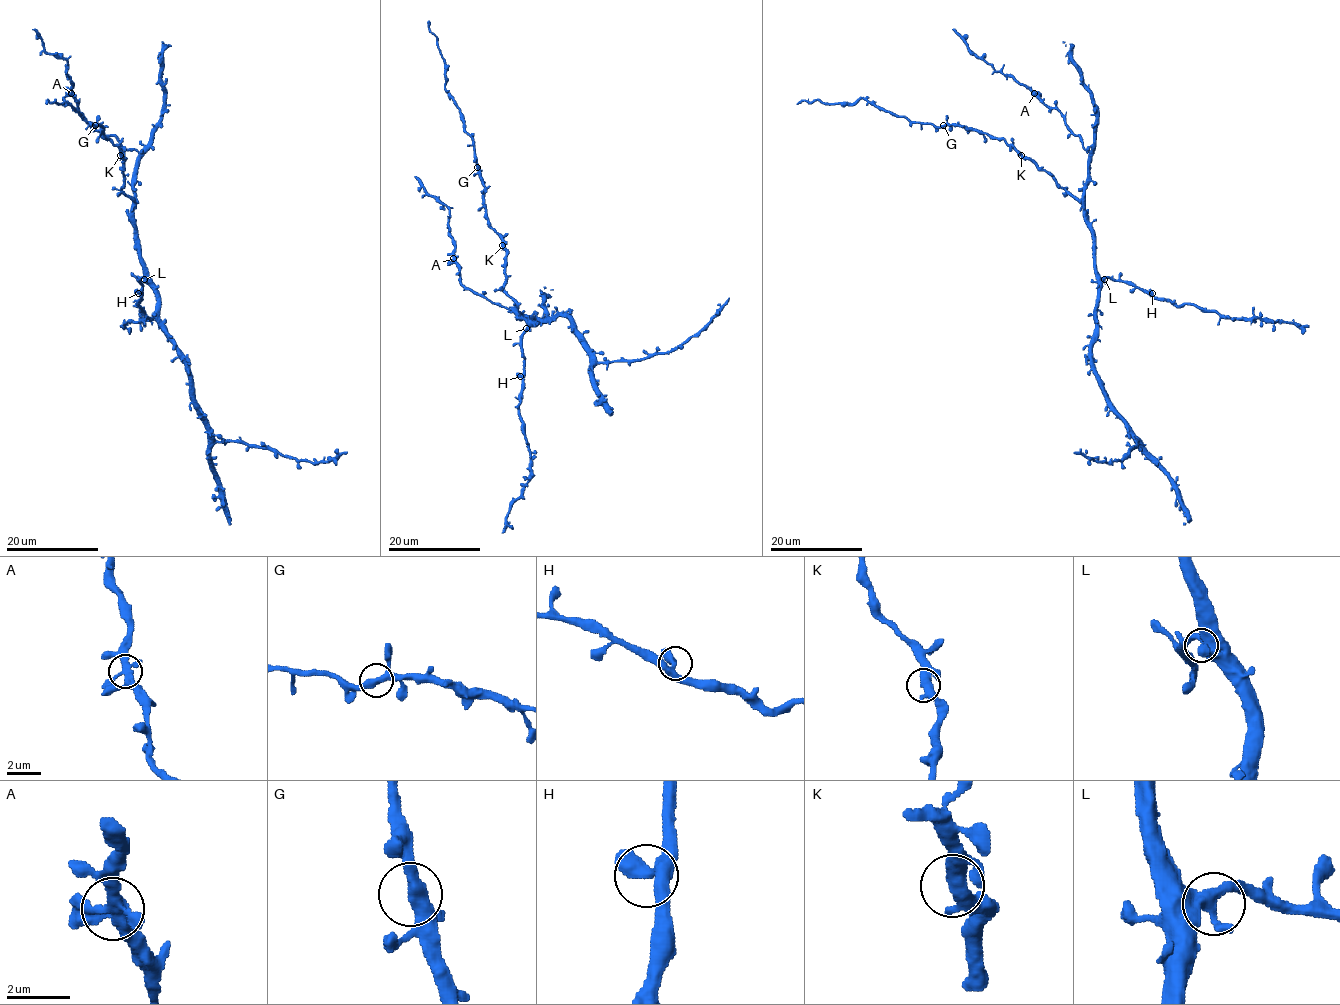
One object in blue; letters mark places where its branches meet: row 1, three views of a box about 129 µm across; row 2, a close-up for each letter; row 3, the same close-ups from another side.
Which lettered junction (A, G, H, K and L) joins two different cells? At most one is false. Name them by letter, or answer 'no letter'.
no letter

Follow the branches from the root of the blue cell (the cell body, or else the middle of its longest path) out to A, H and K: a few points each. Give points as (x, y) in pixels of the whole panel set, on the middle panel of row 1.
A: (522, 318), (516, 309), (520, 313), (466, 289), (461, 281), (459, 265), (454, 258)
H: (522, 318), (527, 329), (522, 339), (524, 373), (520, 376)
K: (522, 318), (516, 312), (513, 299), (503, 288), (505, 249), (502, 245)

